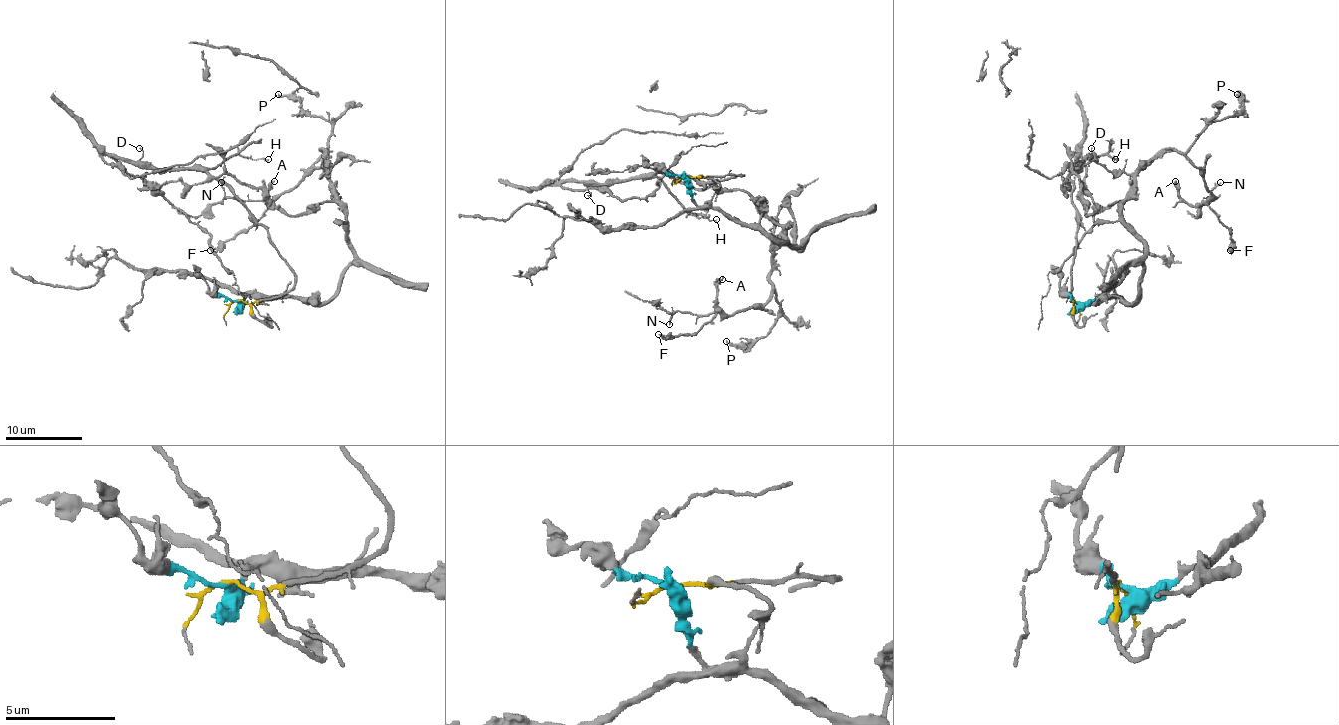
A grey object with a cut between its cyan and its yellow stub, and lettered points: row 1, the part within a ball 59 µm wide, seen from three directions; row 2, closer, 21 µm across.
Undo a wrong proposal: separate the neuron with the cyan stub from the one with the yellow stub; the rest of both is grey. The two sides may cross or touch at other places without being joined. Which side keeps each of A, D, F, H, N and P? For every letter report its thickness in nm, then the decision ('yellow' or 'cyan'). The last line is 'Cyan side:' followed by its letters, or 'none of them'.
A: 280 nm thick; cyan
D: 90 nm thick; yellow
F: 220 nm thick; cyan
H: 110 nm thick; yellow
N: 130 nm thick; cyan
P: 240 nm thick; cyan
Cyan side: A, F, N, P

